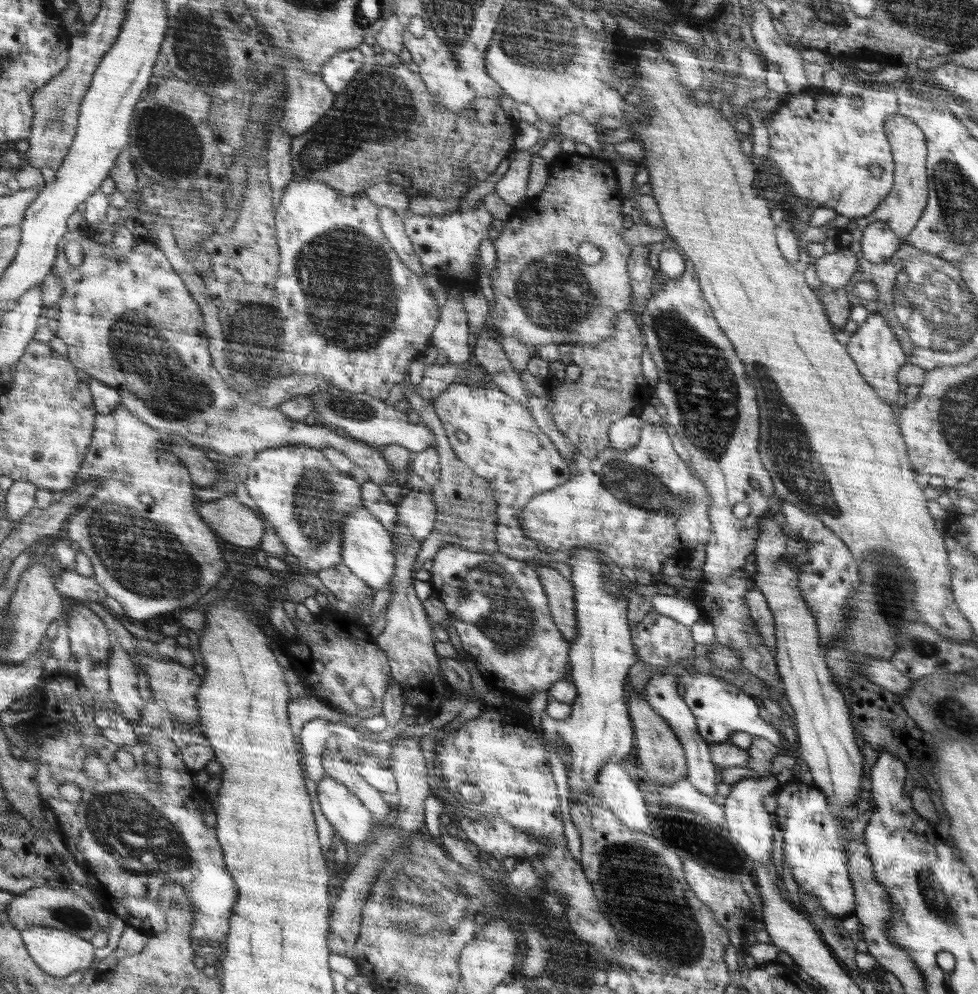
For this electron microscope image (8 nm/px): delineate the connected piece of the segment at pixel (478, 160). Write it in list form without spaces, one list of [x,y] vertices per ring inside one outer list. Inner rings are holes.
[[[365,62],[363,68],[360,68],[358,75],[352,80],[352,83],[344,90],[344,92],[335,96],[335,104],[324,120],[308,133],[294,137],[291,140],[291,166],[293,171],[293,179],[295,180],[316,180],[317,182],[326,184],[329,188],[340,193],[342,196],[352,196],[363,194],[369,187],[376,183],[386,182],[399,184],[404,189],[404,194],[408,198],[417,196],[435,196],[438,199],[455,198],[463,200],[465,194],[472,188],[472,183],[480,183],[486,181],[499,167],[500,162],[510,154],[510,150],[514,148],[514,126],[512,120],[504,114],[504,110],[500,108],[498,99],[477,99],[461,112],[451,112],[444,109],[430,92],[427,85],[423,82],[420,73],[413,72],[406,66],[370,66],[370,62]],[[461,172],[469,172],[471,176],[466,179],[461,176]]]

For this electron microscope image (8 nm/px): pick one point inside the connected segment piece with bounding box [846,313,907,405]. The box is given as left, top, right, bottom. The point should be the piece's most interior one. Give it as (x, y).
(874, 347)

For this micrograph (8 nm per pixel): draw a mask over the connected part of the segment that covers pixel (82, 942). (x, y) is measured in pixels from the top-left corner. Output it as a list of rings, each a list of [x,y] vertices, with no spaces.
[[[24,927],[23,937],[34,960],[48,974],[58,977],[70,976],[96,964],[96,946],[90,940],[76,936],[76,933],[52,927]]]

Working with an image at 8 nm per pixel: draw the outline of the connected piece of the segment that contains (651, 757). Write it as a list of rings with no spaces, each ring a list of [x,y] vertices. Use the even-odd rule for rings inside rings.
[[[631,689],[629,696],[628,712],[631,712],[632,725],[635,726],[637,765],[647,772],[648,783],[658,781],[666,785],[666,783],[674,783],[687,776],[686,753],[683,751],[682,742],[667,724],[667,720],[652,709],[652,704],[648,703],[643,693]]]

